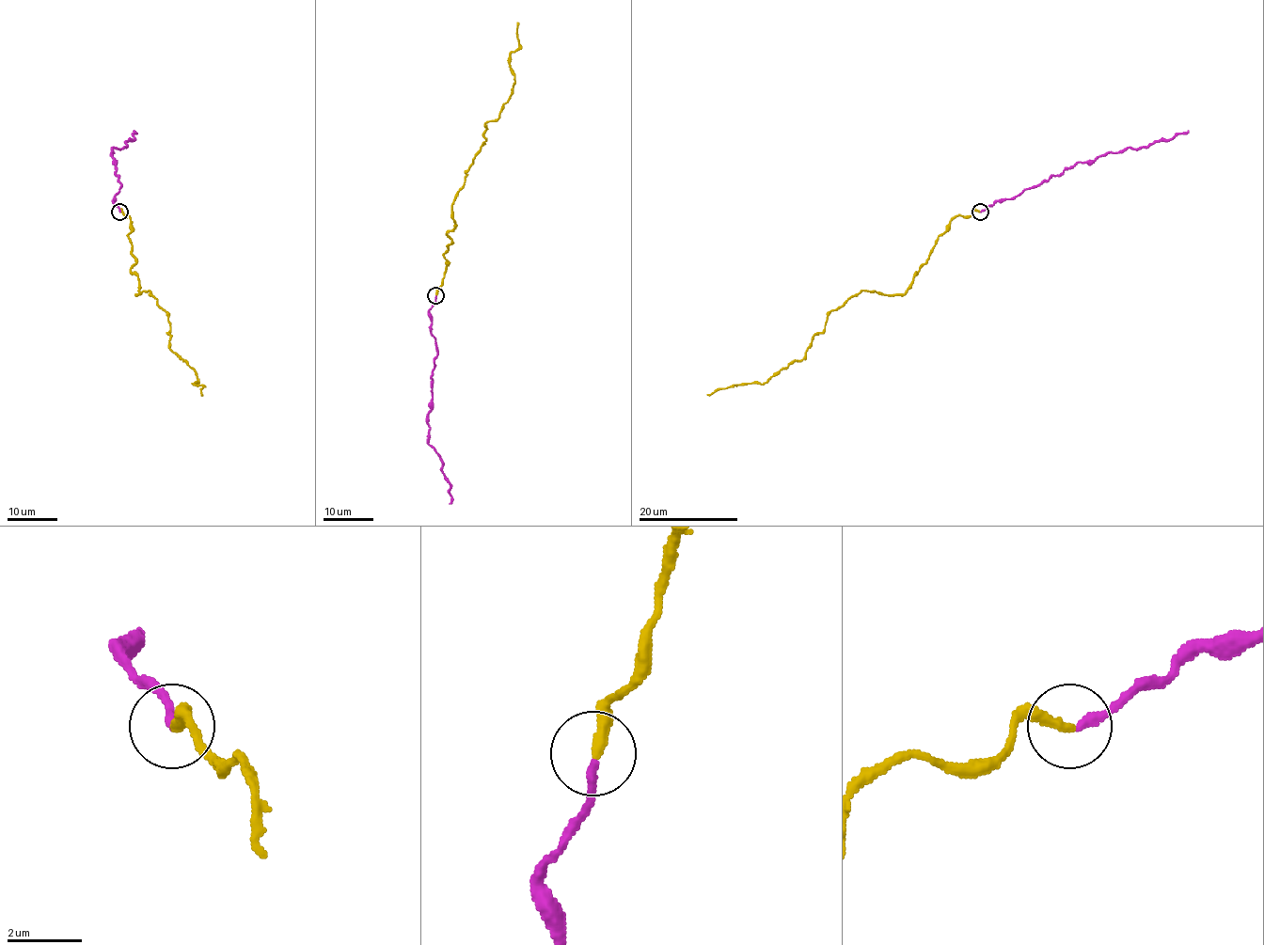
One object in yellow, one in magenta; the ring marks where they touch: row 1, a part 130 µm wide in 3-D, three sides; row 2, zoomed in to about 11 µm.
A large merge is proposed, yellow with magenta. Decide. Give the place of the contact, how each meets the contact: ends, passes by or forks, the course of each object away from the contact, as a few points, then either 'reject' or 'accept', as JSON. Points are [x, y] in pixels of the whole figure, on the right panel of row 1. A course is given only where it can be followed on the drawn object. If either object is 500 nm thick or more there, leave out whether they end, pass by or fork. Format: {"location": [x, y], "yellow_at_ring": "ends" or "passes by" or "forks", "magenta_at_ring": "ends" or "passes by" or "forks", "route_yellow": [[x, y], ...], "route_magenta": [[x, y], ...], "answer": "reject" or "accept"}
{"location": [980, 212], "yellow_at_ring": "ends", "magenta_at_ring": "ends", "route_yellow": [[979, 211], [952, 219], [903, 294], [862, 291], [851, 295], [829, 313], [800, 360], [766, 382], [706, 394]], "route_magenta": [[981, 211], [997, 201], [1014, 198], [1078, 163], [1093, 163], [1110, 152], [1144, 148], [1189, 130]], "answer": "accept"}

